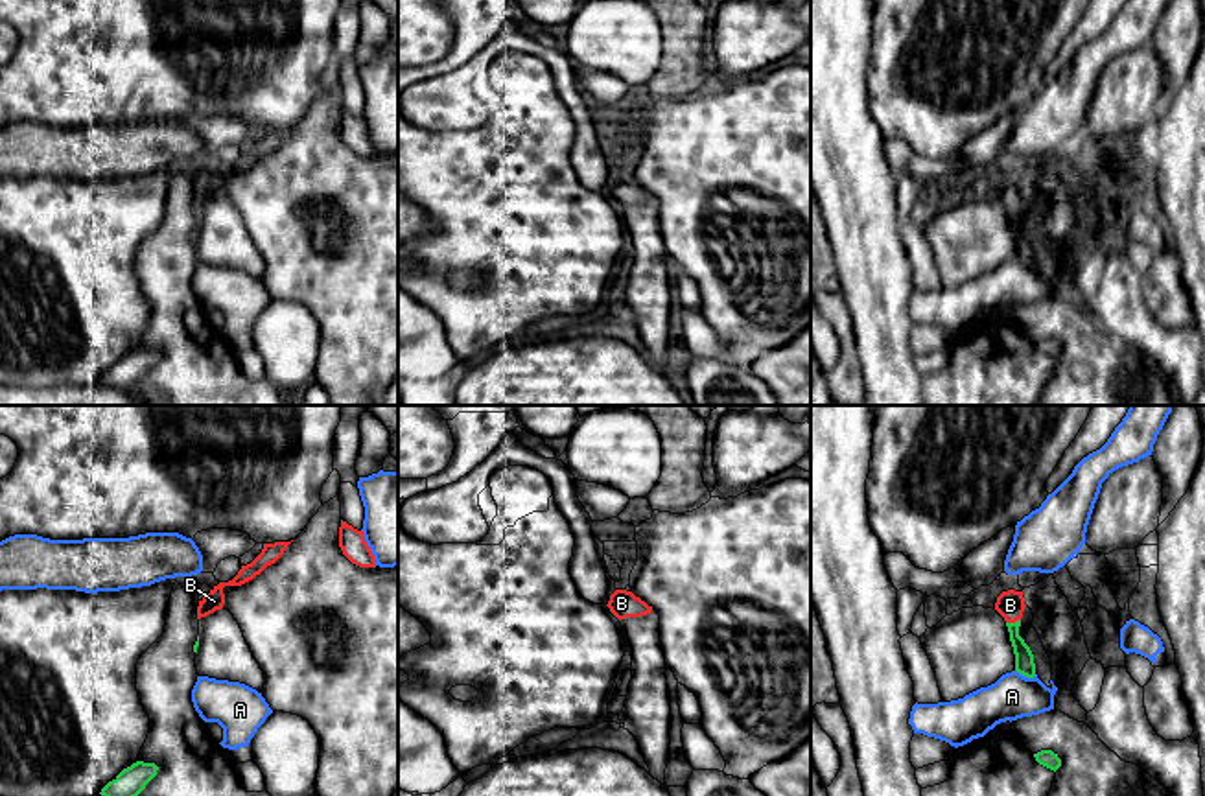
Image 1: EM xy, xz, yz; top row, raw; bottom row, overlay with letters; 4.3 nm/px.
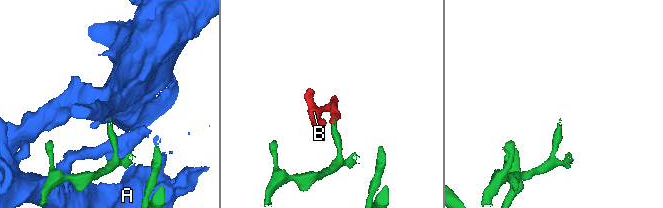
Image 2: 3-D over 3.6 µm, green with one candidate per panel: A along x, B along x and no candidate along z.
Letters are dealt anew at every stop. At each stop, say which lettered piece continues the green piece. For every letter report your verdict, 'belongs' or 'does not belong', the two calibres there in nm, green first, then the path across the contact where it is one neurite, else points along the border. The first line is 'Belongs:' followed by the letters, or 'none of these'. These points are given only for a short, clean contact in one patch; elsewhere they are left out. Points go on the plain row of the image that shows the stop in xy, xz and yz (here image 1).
Belongs: B
A: does not belong; calibres 90 and 200 nm
B: belongs; calibres 90 and 120 nm; way yz (1025, 253), (1012, 210), (1010, 192)

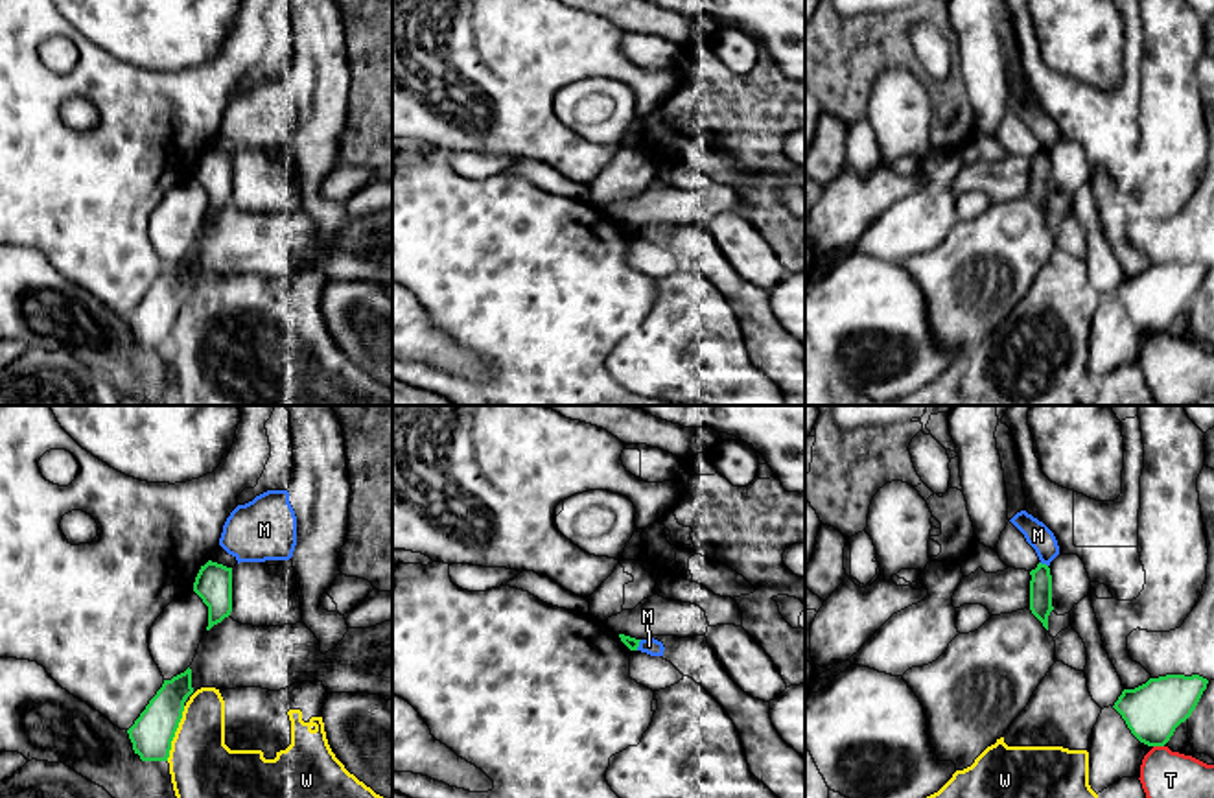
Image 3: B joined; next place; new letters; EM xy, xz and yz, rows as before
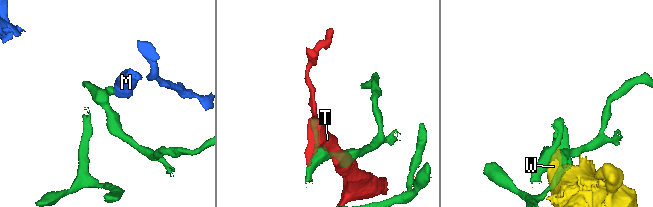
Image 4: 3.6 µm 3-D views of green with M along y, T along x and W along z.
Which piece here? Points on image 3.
Belongs: none of these
M: does not belong; calibres 60 and 70 nm; border xz (642, 227), (636, 236)
T: does not belong; calibres 240 and 300 nm
W: does not belong; calibres 190 and 320 nm

